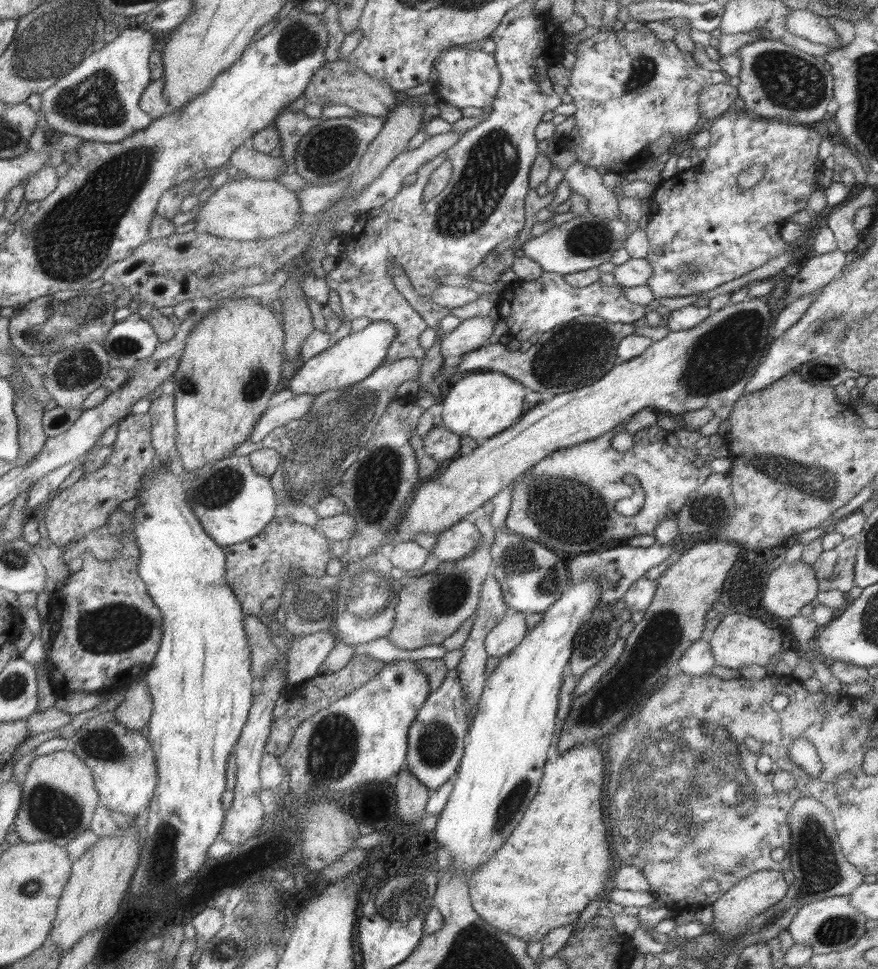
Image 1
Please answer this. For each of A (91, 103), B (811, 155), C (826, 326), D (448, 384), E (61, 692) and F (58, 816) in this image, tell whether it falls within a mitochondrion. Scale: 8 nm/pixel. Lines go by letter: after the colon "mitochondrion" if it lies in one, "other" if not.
A: mitochondrion
B: other
C: mitochondrion
D: other
E: other
F: mitochondrion

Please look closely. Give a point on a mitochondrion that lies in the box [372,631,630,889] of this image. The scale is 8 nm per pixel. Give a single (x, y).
(437, 742)

